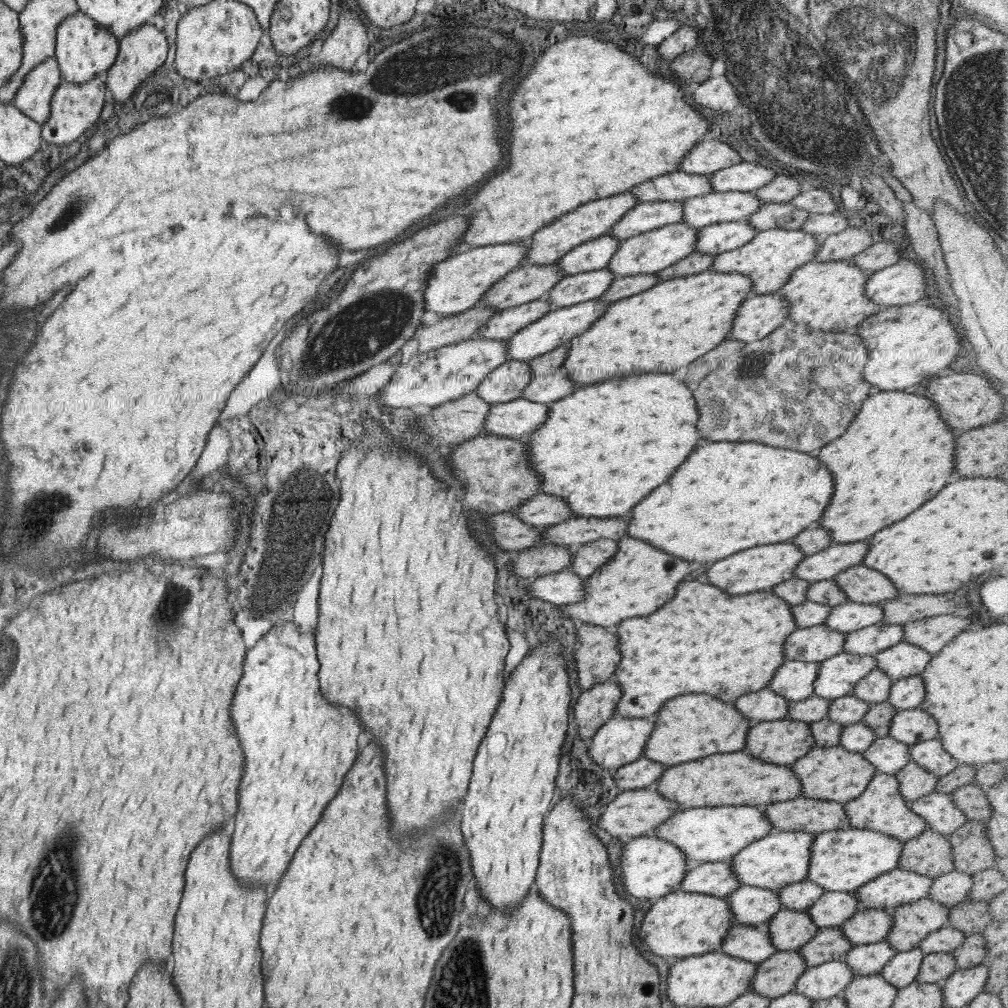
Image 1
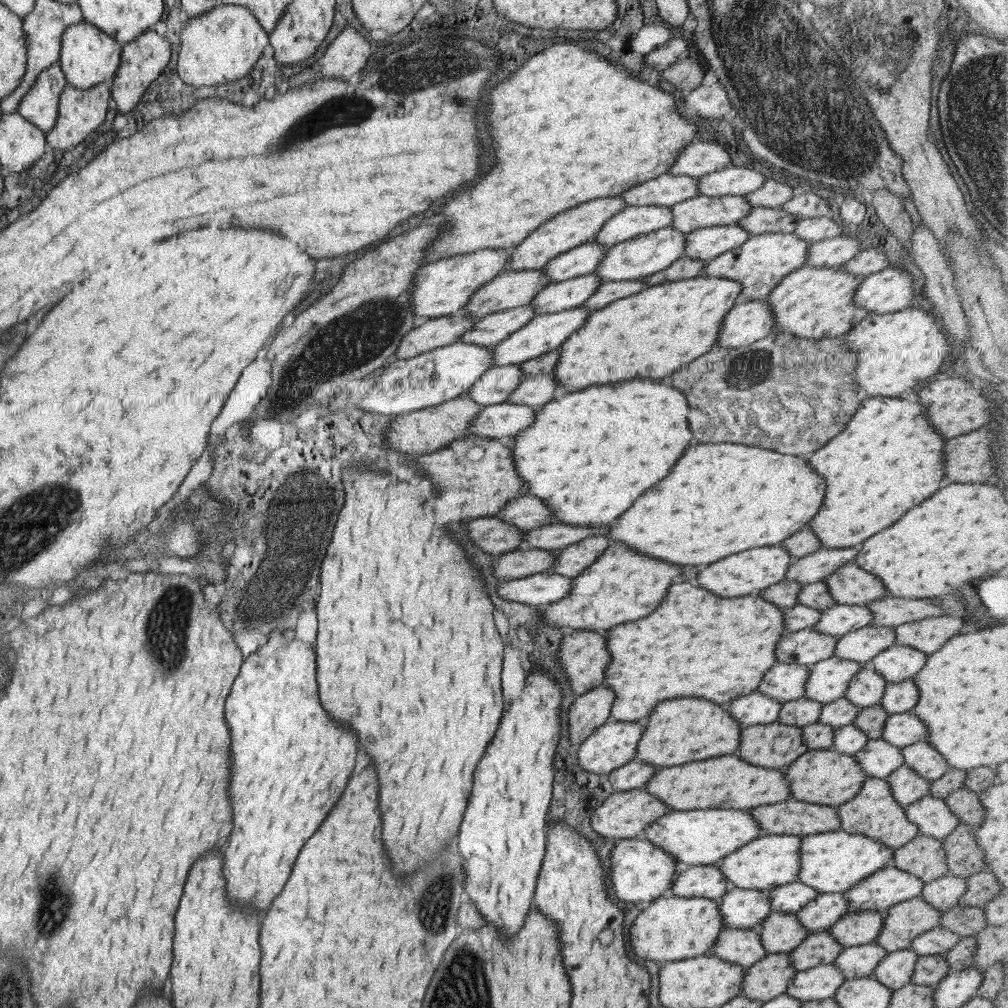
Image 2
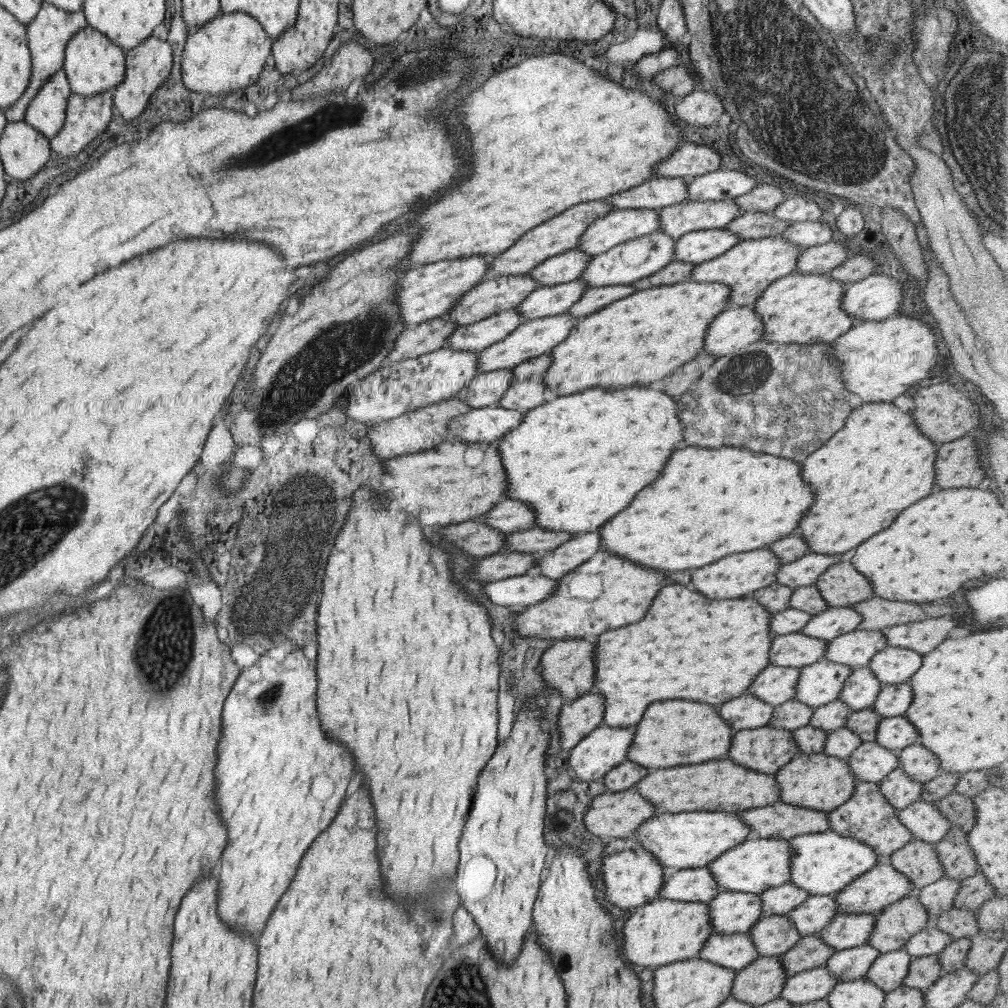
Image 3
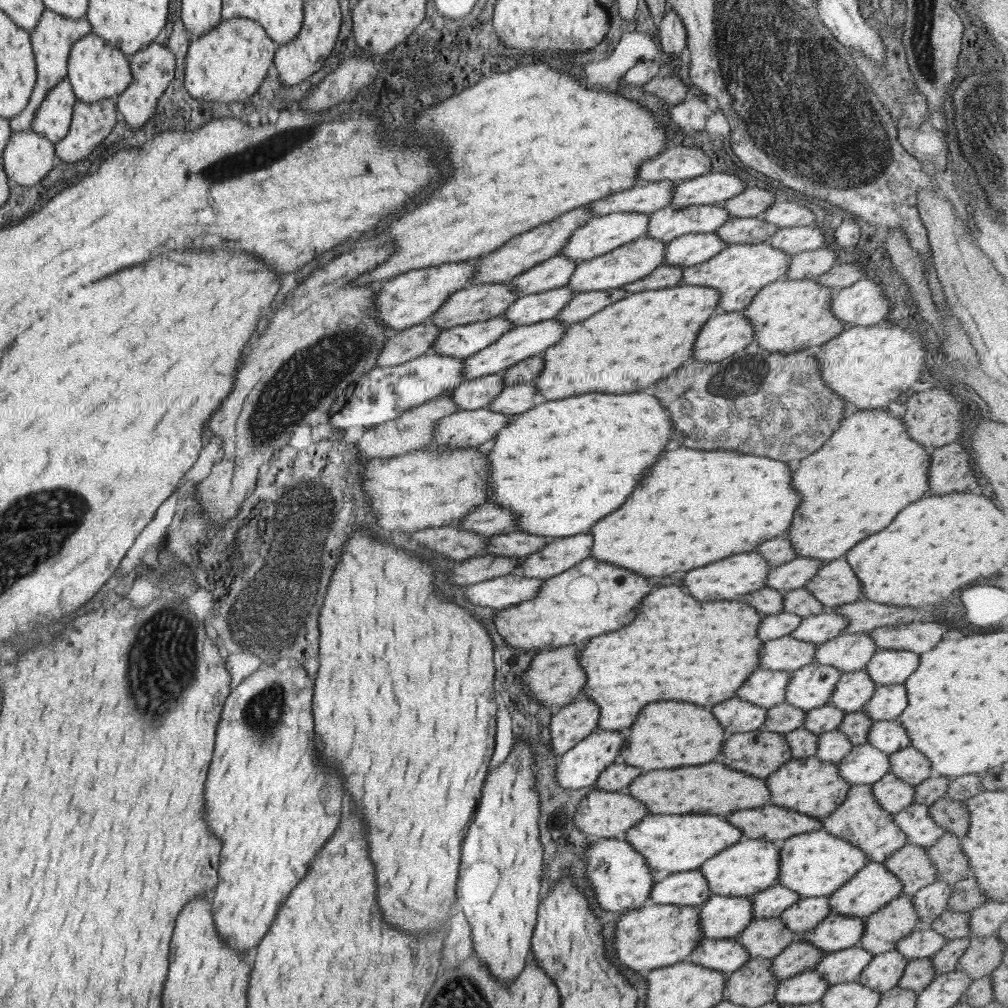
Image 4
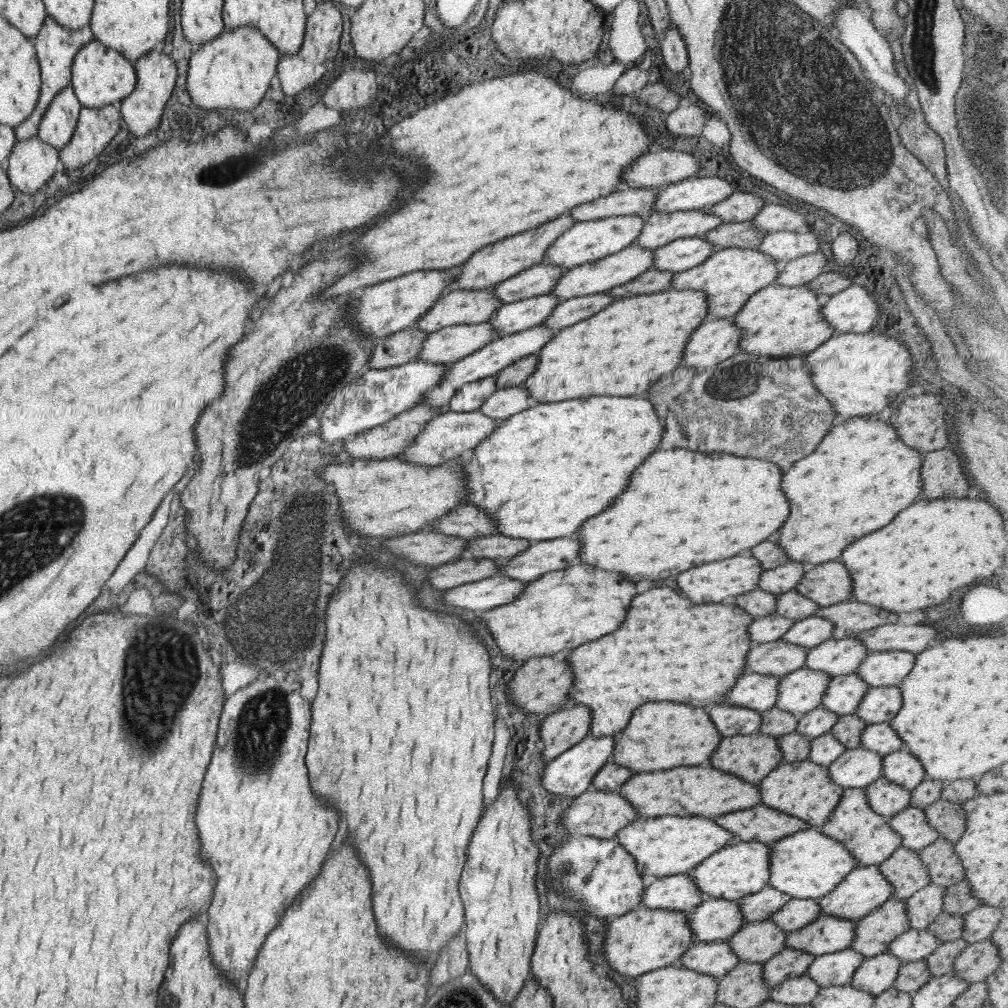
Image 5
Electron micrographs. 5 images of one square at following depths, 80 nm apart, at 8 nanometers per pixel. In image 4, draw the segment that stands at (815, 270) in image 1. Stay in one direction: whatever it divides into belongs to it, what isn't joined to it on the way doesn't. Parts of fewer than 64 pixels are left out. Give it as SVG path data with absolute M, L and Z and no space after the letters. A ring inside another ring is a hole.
M786 277L779 278L766 284L752 296L751 302L742 309L742 315L752 326L752 342L756 347L767 352L795 352L805 348L814 349L825 341L837 336L845 326L837 320L830 311L830 300L835 290L828 286L823 286L818 282L813 282L806 277L801 280L789 280Z

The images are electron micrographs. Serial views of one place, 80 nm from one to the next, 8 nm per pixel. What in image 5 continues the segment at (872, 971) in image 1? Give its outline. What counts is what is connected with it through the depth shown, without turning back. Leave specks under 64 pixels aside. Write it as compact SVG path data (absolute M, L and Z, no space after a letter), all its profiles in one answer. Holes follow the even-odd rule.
M852 949L816 956L806 968L806 974L817 987L841 987L850 983L850 976L865 957Z

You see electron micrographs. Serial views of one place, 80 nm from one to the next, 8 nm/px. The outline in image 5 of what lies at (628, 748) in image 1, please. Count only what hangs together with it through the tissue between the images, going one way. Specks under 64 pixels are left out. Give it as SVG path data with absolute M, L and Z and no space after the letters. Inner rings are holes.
M590 735L583 737L577 744L547 762L540 778L540 785L547 792L565 798L576 797L583 791L590 789L593 775L602 767L602 764L611 760L611 751L615 742L613 738L613 735L595 738Z

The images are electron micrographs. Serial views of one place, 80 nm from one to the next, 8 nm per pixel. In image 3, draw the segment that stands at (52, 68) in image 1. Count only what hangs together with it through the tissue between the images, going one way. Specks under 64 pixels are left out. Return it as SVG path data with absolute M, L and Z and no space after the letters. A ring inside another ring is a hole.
M63 69L54 72L26 108L25 121L43 136L53 138L62 130L66 106L70 98L70 83Z

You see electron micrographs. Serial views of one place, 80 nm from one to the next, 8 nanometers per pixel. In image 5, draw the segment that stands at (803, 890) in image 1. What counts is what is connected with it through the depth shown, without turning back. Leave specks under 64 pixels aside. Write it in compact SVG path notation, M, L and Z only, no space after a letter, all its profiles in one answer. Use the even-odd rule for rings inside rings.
M768 885L753 894L742 896L737 901L743 921L762 922L762 920L769 920L773 913L789 898L788 894L779 892Z

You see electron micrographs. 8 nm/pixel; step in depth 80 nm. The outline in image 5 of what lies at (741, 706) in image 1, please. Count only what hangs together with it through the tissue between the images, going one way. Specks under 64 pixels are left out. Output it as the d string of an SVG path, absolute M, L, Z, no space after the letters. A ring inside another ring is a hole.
M723 702L709 706L706 711L721 738L752 734L760 723L759 712Z

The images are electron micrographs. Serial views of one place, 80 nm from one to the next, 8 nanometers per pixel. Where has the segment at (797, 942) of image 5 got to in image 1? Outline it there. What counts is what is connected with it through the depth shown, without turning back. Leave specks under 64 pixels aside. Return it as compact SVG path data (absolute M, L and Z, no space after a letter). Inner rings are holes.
M860 908L838 928L851 945L863 945L885 940L891 926L893 926L893 916L890 911Z

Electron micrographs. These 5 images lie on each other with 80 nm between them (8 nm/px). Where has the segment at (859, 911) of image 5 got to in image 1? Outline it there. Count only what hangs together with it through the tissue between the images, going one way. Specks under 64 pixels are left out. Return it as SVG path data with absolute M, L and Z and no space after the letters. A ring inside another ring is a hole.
M897 866L863 883L853 893L860 908L892 911L897 905L925 897L931 881L928 876L921 876Z

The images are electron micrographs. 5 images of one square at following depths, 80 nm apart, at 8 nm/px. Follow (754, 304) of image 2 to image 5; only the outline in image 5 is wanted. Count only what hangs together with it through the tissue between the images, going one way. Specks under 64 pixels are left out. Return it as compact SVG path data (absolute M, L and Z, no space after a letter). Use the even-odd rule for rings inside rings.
M732 317L706 319L687 337L681 357L681 365L691 366L694 370L713 367L730 356L737 354L740 330L735 326Z

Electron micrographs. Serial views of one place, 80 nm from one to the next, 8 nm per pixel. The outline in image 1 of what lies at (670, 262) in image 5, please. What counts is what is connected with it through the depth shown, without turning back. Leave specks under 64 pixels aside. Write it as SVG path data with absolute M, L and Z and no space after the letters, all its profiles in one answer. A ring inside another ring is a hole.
M745 219L707 225L696 232L694 252L717 255L733 251L749 242L755 233Z

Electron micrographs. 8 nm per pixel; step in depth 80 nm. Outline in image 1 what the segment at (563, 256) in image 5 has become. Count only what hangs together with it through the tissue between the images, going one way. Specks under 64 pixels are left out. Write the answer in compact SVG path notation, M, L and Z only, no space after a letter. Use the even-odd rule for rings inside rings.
M679 200L639 202L624 212L605 233L622 241L666 224L680 222L681 217L682 208Z

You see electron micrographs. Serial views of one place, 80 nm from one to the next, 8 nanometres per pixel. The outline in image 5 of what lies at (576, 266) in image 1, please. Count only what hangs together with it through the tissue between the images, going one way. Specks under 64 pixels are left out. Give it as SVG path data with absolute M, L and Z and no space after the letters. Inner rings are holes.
M545 261L530 266L494 284L489 289L502 304L507 304L548 294L550 288L557 282L563 272L565 272L565 268L548 264Z

